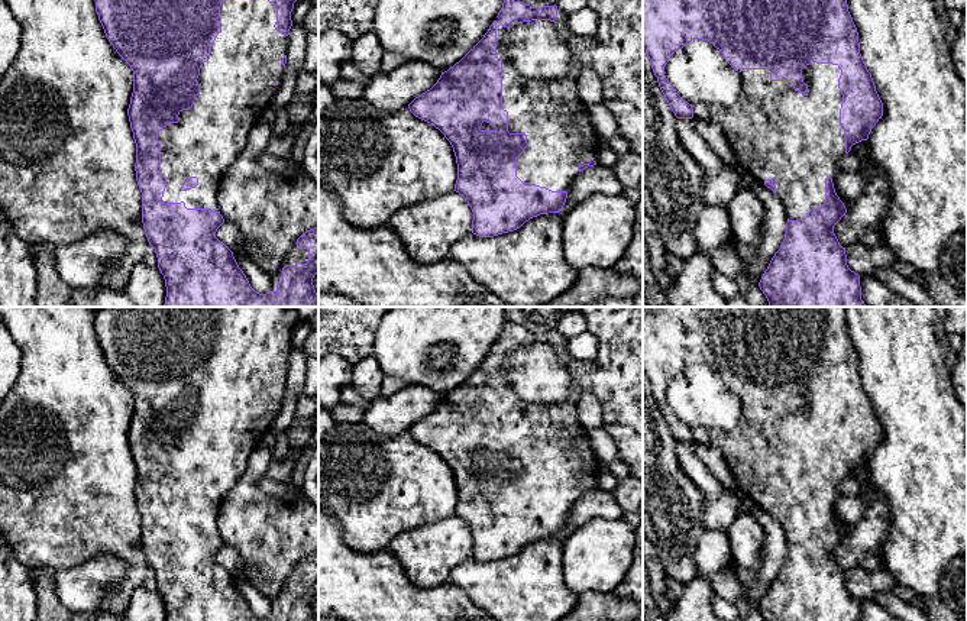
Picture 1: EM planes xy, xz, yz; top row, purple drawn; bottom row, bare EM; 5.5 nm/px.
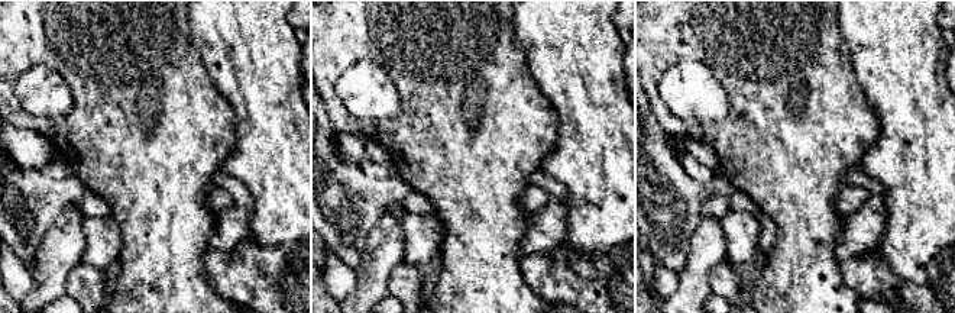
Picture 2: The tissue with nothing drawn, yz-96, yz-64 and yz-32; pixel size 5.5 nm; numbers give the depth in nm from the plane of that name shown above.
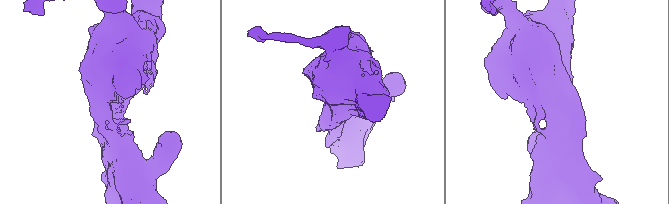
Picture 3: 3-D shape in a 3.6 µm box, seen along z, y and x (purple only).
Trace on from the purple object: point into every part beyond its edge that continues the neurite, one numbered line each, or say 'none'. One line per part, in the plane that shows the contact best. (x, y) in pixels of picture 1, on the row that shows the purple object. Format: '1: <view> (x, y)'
1: xy (238, 81)

